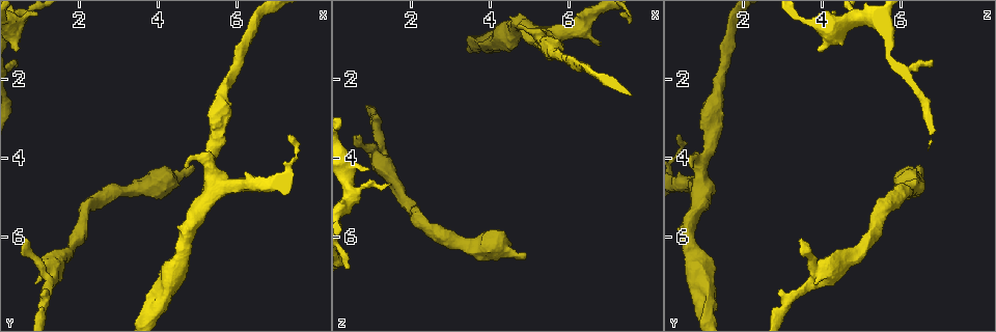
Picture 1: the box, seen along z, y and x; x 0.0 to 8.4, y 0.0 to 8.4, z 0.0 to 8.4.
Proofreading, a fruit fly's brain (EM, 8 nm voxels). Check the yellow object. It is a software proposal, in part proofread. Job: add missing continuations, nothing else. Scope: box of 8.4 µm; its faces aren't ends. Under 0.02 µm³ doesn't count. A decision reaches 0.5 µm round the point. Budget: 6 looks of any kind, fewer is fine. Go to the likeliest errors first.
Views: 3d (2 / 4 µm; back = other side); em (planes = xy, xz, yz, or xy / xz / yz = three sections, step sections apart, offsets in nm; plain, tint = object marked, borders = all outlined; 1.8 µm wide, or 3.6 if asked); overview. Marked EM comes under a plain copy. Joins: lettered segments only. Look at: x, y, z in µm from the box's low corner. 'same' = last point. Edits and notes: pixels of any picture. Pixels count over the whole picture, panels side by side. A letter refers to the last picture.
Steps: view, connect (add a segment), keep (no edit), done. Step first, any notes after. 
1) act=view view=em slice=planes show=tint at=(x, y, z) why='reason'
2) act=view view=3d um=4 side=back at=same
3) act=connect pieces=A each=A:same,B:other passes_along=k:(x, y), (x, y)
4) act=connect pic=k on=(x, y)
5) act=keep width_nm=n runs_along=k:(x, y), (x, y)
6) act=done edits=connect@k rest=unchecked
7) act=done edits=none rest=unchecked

act=view view=em slice=planes show=borders at=(0.55, 6.05, 3.45)

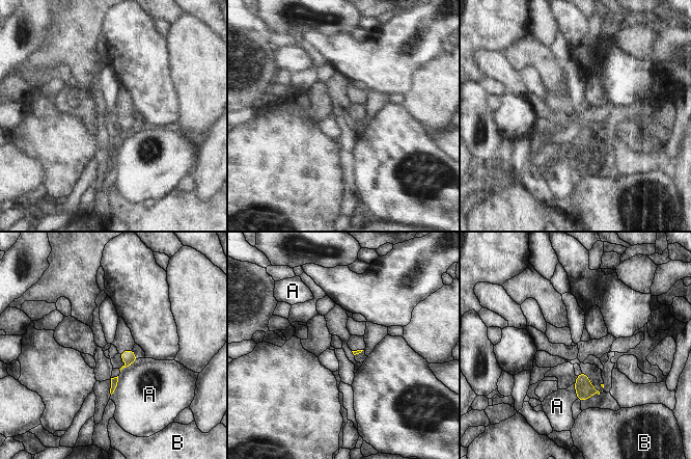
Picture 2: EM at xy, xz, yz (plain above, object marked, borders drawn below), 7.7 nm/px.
act=keep longest_contact=A:180nm each=A:other,B:other border=2:(138, 358), (125, 367), (120, 372) found='none of them fits'

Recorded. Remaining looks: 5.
act=view view=3d um=2 side=back at=(4.70, 4.25, 0.75) why='free end'

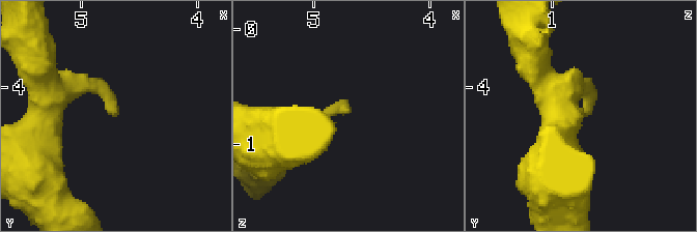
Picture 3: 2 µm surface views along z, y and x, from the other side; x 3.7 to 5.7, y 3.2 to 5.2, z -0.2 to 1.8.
act=view view=em slice=planes show=borders at=(4.68, 4.24, 0.68)

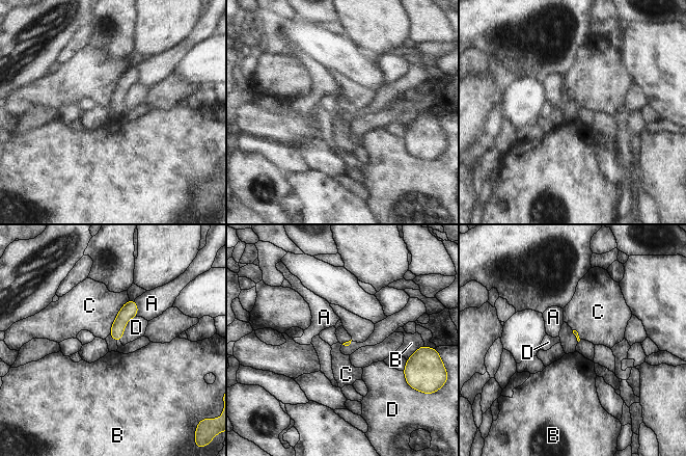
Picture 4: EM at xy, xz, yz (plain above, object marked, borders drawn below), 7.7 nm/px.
act=keep each=A:other,B:other,C:other,D:other border=4:(129, 299), (119, 310), (108, 333) found='no lettered segment goes on from it'

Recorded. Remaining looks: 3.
act=view view=em slice=yz step=8 show=borders at=(4.90, 4.35, 6.55) why='free end'

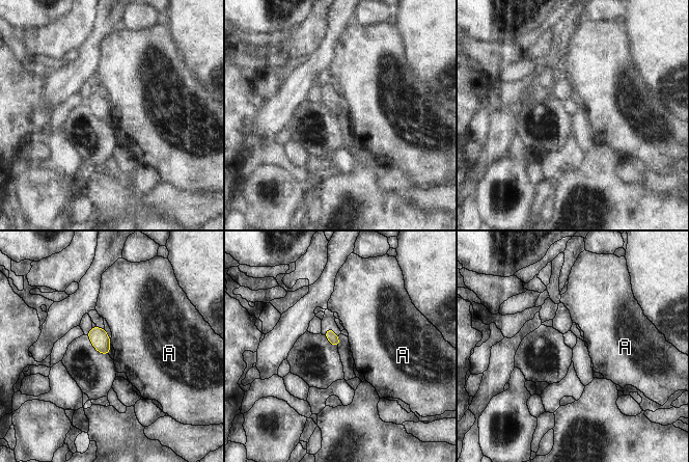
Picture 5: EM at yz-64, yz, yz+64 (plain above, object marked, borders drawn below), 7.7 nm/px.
act=view view=em slice=planes show=borders at=same

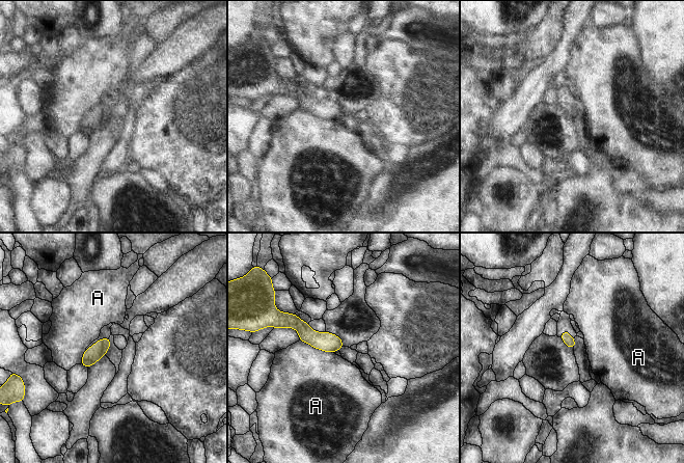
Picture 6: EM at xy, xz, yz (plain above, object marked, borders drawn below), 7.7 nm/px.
act=keep each=A:other runs_along=6:(286, 325), (340, 345) found='none of them fits'

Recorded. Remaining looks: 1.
act=done edits=none rest=unchecked

